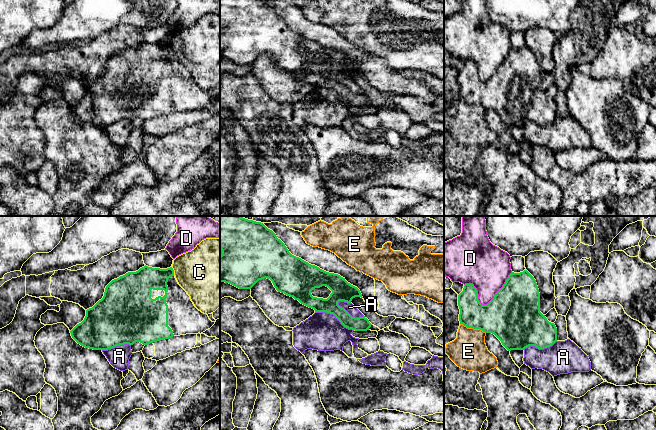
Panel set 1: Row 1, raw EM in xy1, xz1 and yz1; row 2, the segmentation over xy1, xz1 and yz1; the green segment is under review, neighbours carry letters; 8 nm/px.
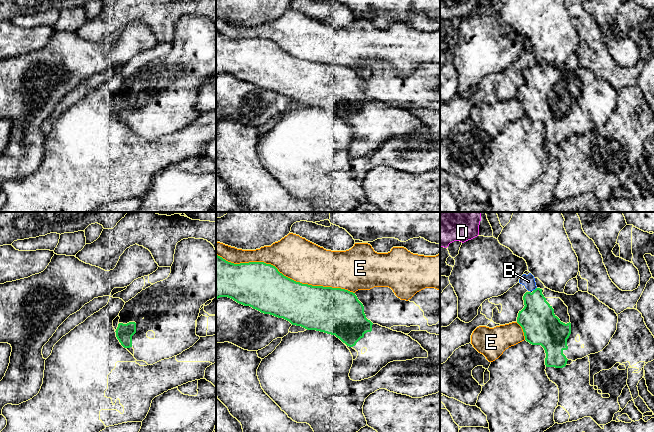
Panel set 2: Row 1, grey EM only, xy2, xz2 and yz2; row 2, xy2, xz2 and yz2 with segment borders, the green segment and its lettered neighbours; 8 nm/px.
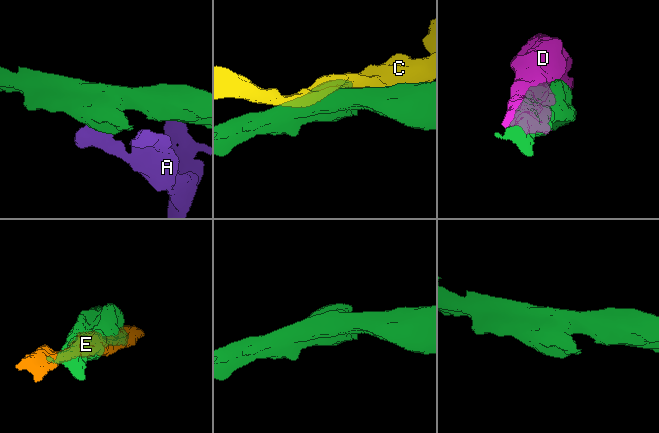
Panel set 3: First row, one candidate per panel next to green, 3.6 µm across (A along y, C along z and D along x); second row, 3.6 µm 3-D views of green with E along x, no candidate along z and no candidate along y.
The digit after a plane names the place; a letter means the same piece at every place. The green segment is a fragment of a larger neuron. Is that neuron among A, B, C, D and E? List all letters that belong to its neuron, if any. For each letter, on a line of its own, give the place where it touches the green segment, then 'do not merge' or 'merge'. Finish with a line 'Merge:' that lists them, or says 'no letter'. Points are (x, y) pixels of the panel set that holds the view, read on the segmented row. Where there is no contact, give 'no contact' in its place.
A: meets green in xz1 at (349, 314); do not merge
B: meets green in yz2 at (535, 289); do not merge
C: meets green in xy1 at (173, 271); do not merge
D: meets green in yz1 at (487, 304); do not merge
E: meets green in xz2 at (285, 276); do not merge
Merge: no letter

